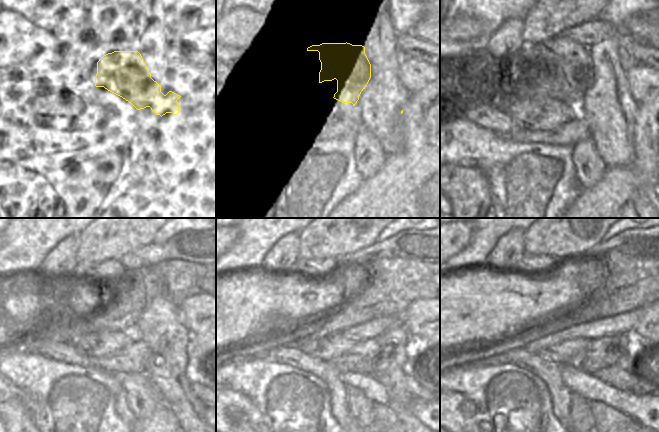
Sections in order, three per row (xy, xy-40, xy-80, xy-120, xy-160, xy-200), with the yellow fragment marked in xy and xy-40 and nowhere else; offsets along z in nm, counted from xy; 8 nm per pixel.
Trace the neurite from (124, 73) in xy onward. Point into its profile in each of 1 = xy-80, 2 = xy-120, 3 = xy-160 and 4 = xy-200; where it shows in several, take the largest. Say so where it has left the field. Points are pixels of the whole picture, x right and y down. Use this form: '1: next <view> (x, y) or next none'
1: next xy-80 (563, 57)
2: next xy-120 (117, 283)
3: next xy-160 (321, 269)
4: next xy-200 (534, 265)

